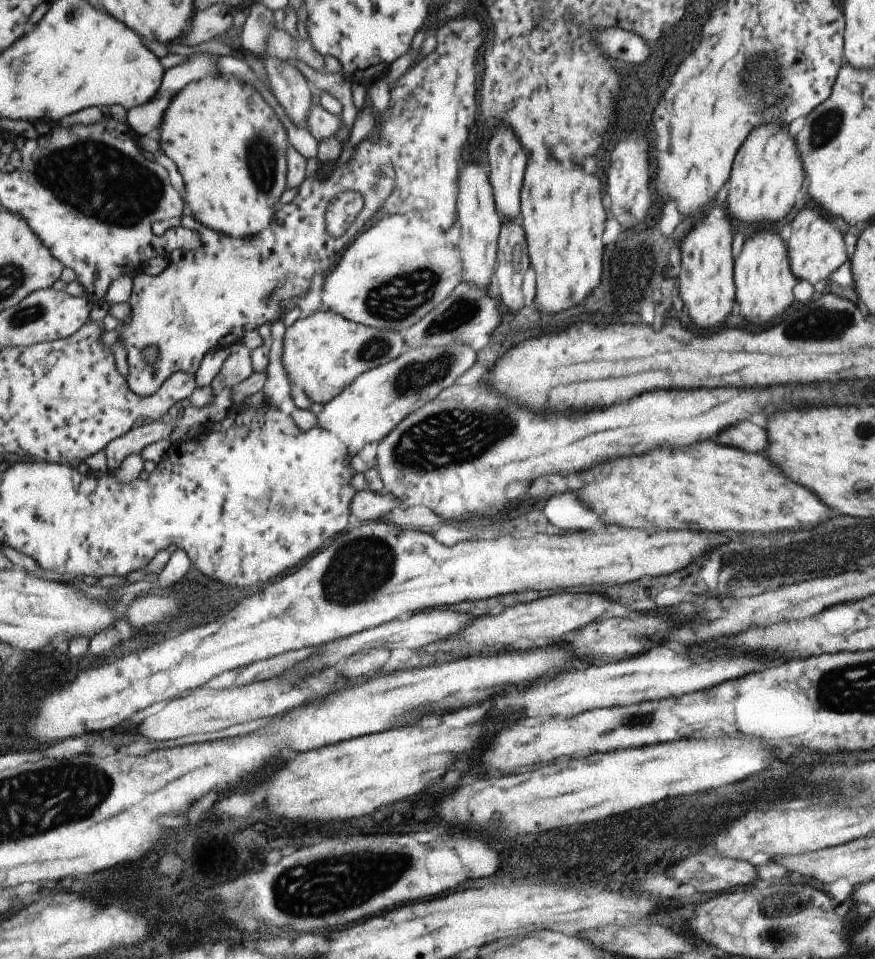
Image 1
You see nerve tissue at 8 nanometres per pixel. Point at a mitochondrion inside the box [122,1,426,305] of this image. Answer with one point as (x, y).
(256, 162)

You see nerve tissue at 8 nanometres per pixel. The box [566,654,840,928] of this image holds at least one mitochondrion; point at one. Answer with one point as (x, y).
(647, 716)

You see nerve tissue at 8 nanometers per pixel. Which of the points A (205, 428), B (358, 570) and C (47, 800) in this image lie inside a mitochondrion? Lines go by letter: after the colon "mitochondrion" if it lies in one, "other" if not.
A: other
B: mitochondrion
C: mitochondrion

